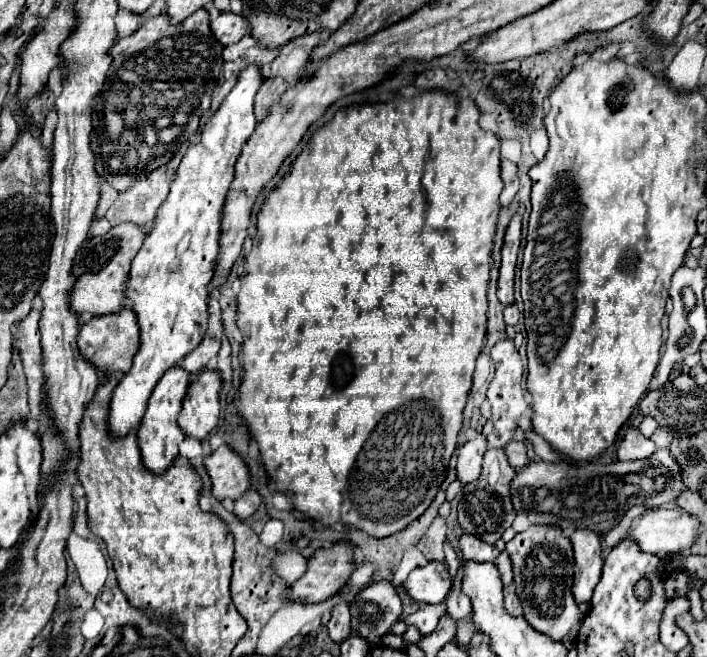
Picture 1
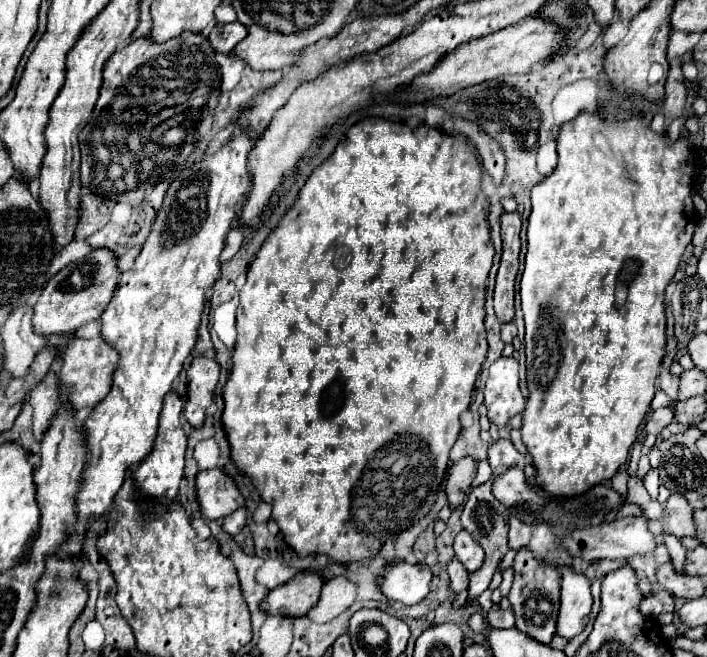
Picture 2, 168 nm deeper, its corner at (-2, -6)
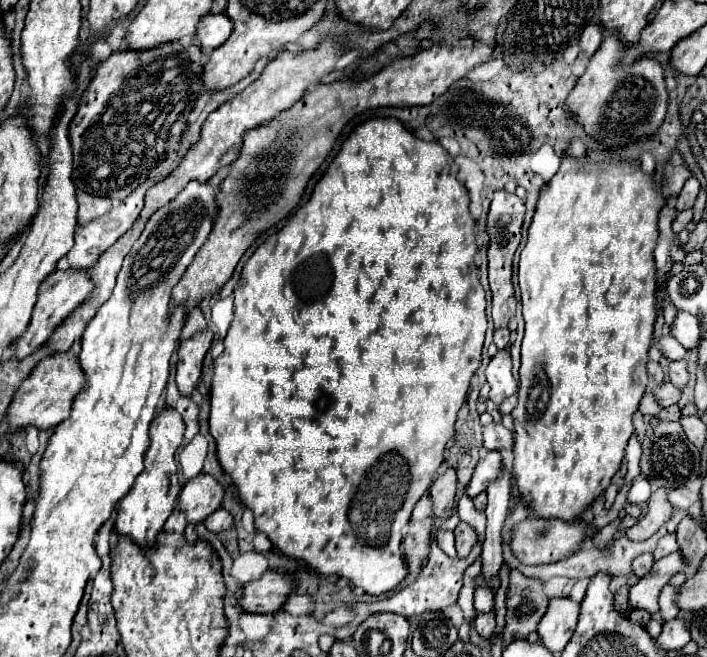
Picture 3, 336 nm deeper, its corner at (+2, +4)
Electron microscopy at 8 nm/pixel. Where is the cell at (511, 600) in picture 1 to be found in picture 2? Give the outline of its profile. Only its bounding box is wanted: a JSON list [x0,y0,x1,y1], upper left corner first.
[487,608,515,628]

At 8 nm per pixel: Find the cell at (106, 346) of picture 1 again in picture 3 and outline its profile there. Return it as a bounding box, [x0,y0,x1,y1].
[7,354,85,432]

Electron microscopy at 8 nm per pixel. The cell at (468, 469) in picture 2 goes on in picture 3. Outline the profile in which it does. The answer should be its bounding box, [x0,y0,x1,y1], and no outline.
[429,470,457,518]

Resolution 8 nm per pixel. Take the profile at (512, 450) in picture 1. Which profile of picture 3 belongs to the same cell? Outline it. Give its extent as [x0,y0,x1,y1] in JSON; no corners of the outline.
[483,424,513,450]

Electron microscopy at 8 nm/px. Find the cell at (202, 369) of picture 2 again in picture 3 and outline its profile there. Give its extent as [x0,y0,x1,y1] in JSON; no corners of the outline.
[175,328,213,396]

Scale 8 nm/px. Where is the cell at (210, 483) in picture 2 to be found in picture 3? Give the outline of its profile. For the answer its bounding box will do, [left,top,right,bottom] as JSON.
[179,474,223,524]

